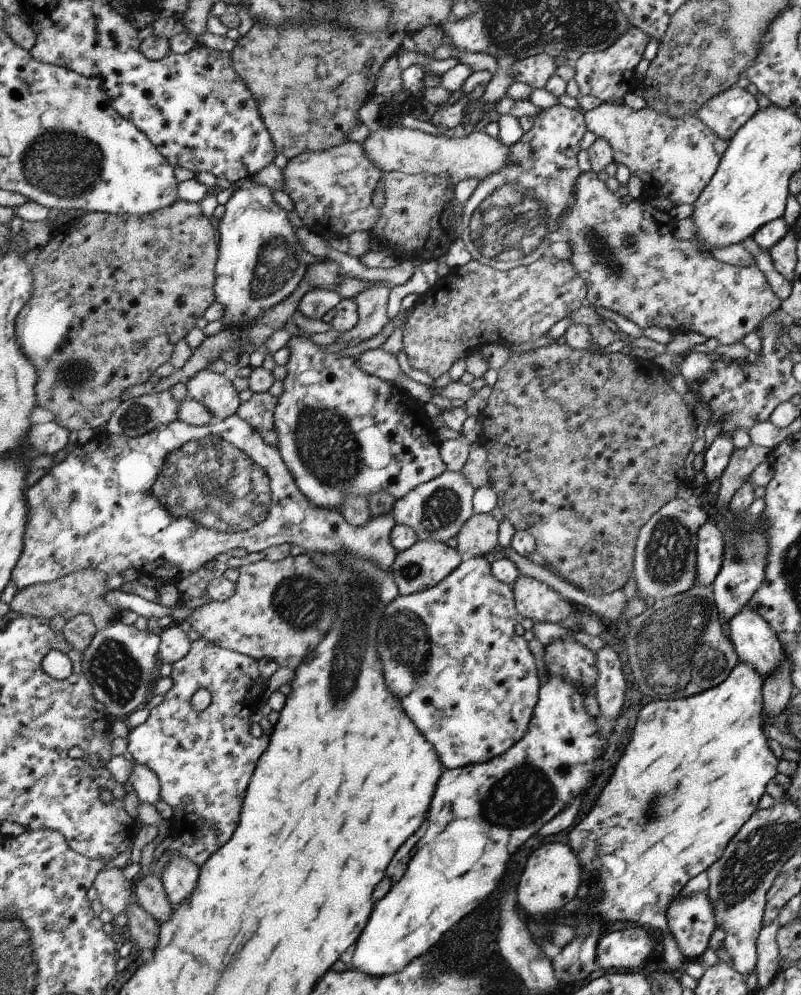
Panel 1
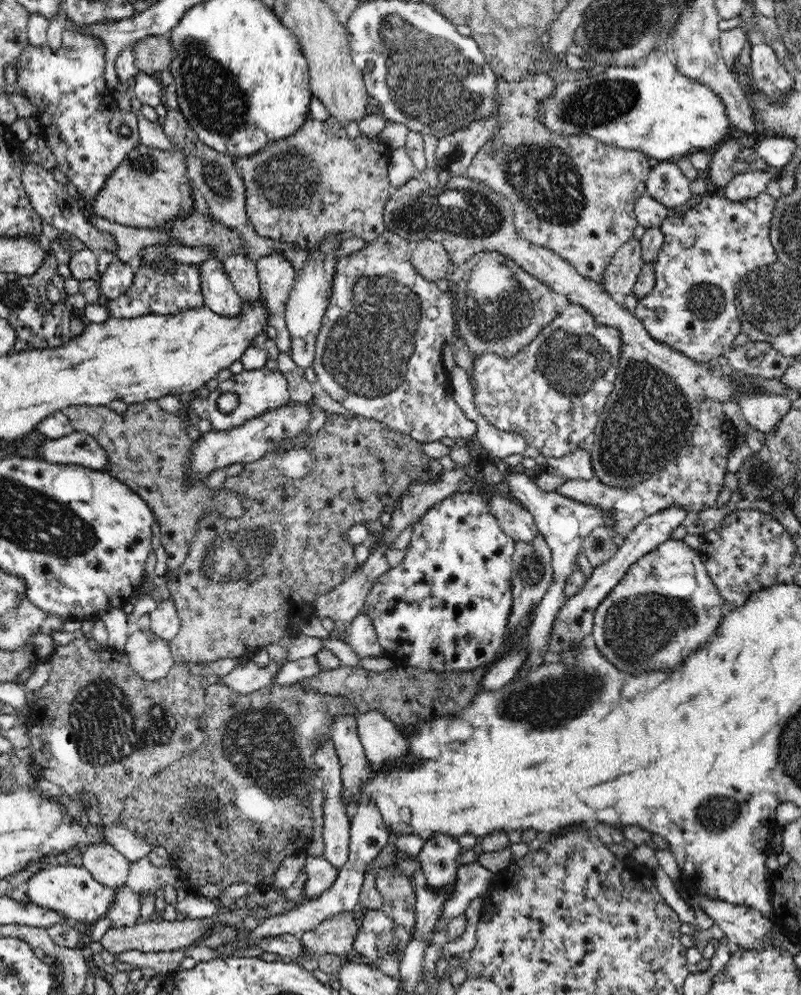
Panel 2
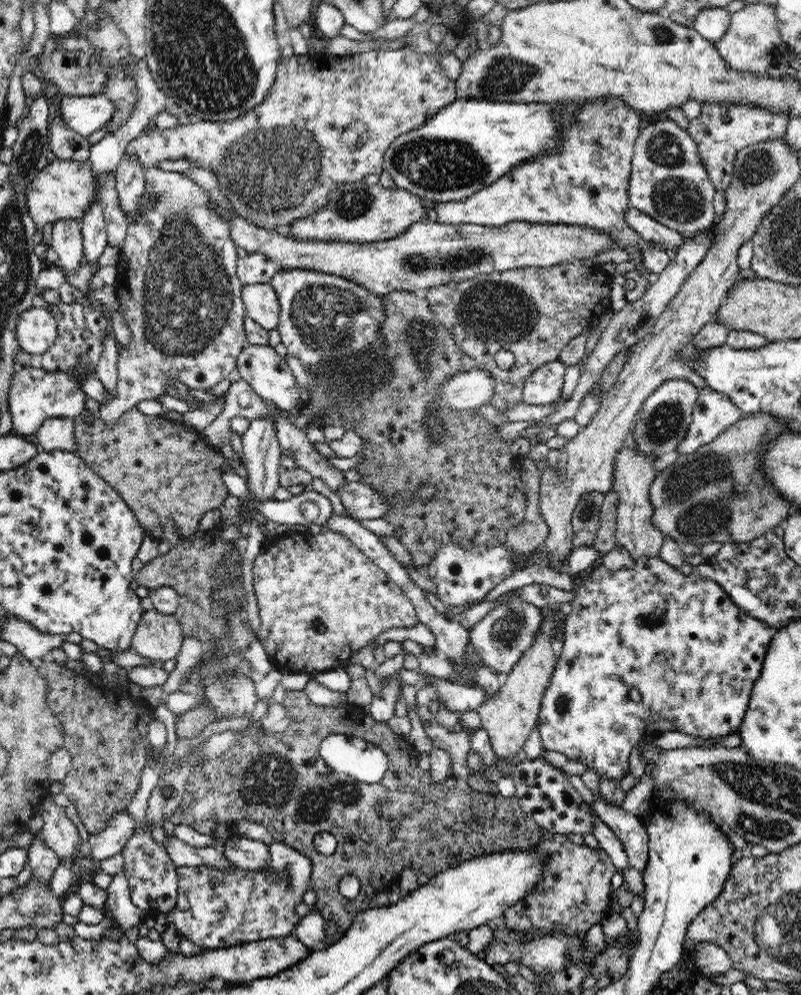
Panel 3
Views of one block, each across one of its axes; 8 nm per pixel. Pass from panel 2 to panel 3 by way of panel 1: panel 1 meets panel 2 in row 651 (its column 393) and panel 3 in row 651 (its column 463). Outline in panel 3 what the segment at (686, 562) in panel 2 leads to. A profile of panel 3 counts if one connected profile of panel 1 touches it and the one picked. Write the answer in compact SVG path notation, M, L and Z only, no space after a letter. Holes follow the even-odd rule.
M660 554L636 559L631 567L613 571L604 566L604 562L598 563L588 570L588 574L578 583L571 602L572 611L560 622L563 634L562 652L557 659L556 668L539 711L538 733L545 750L564 754L574 761L585 764L587 768L595 770L602 779L621 781L629 773L628 763L632 749L644 739L654 738L664 731L678 731L703 740L715 740L721 736L738 733L774 634L771 627L737 607L720 583L696 575L694 572L686 575L674 565L662 561Z

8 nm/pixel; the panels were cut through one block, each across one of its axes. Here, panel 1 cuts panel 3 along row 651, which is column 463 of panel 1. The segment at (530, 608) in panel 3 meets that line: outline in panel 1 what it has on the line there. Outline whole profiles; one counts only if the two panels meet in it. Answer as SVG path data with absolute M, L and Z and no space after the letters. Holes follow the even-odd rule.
M444 471L440 476L420 484L408 494L395 500L392 516L396 524L404 524L414 530L420 540L436 540L445 543L454 538L466 520L472 516L475 488L461 472Z

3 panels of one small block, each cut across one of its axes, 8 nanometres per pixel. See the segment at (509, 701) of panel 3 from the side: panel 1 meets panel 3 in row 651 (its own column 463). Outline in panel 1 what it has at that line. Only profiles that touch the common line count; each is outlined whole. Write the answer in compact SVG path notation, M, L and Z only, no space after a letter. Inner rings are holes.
M491 513L472 514L456 534L457 551L472 556L485 556L498 547L499 522Z

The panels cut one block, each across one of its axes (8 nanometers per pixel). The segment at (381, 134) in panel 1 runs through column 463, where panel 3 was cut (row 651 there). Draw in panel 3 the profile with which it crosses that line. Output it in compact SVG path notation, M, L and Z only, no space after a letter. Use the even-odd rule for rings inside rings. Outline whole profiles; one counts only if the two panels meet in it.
M151 609L143 612L131 646L140 656L160 663L176 658L182 640L183 630L175 615Z

